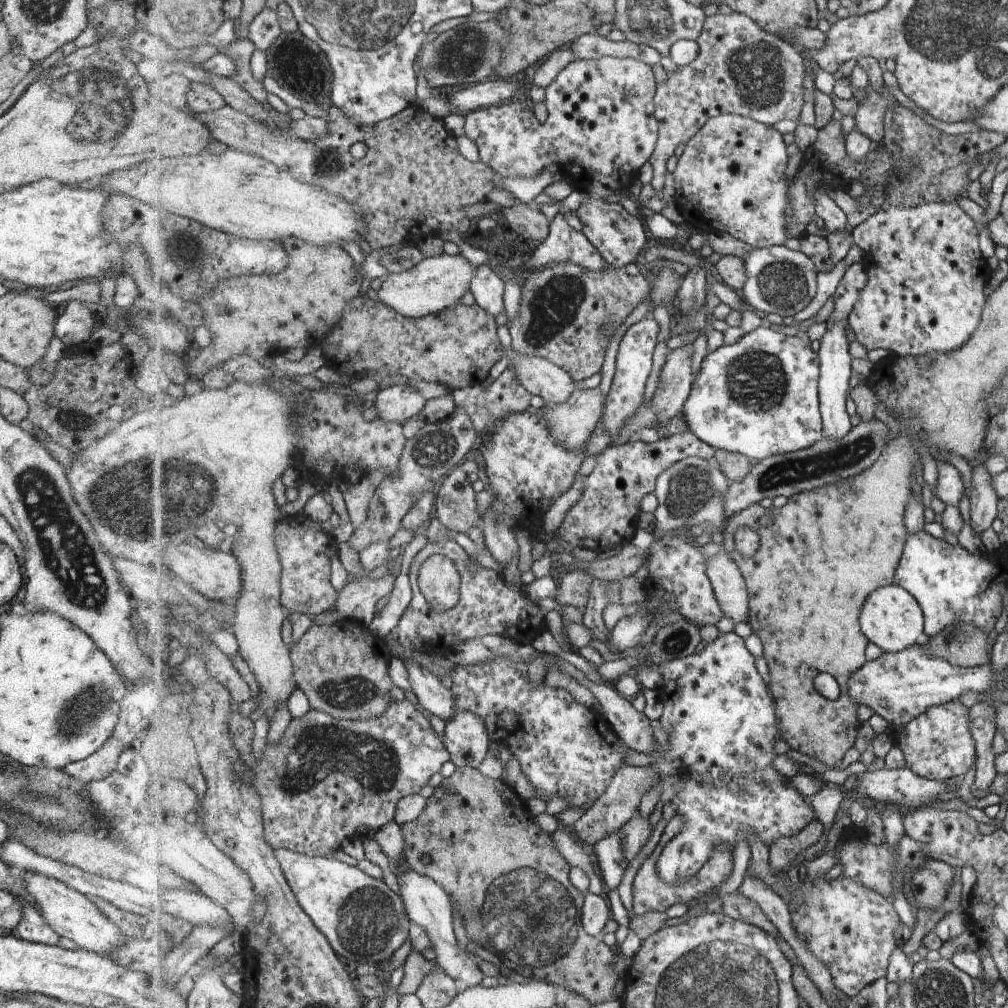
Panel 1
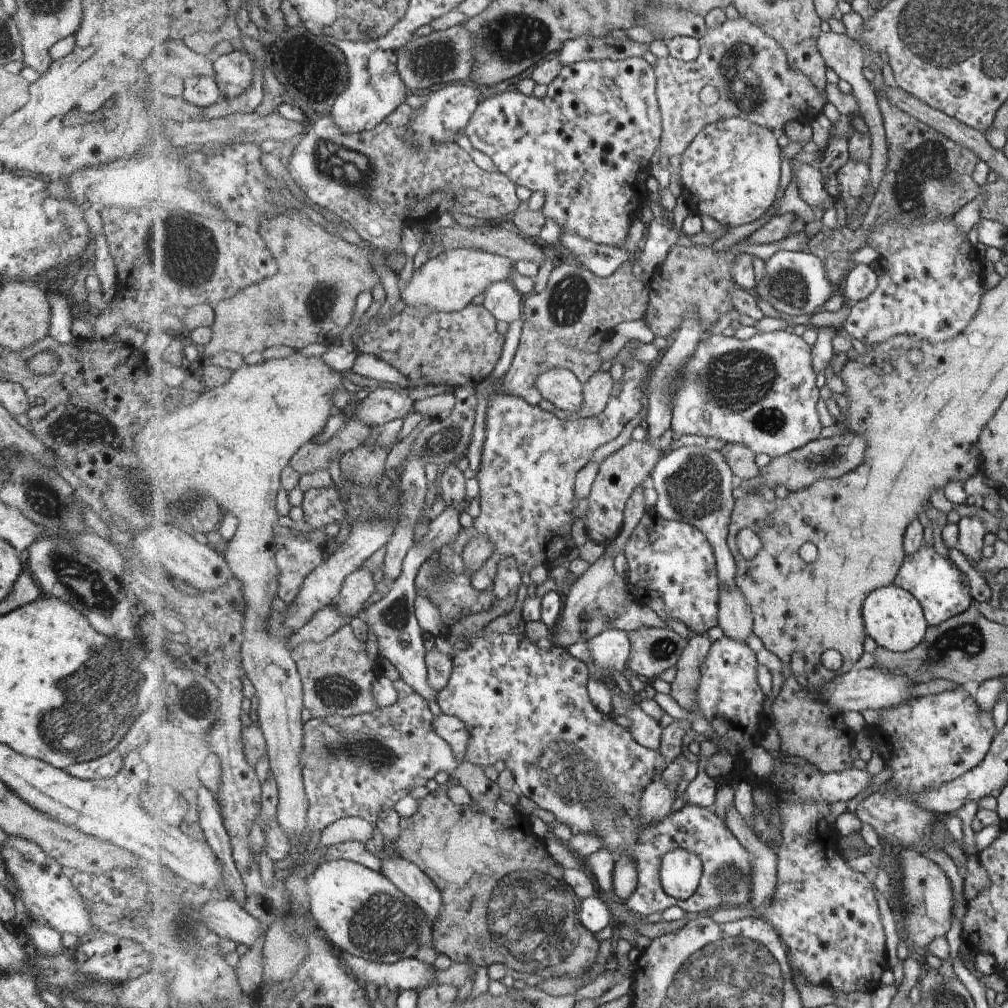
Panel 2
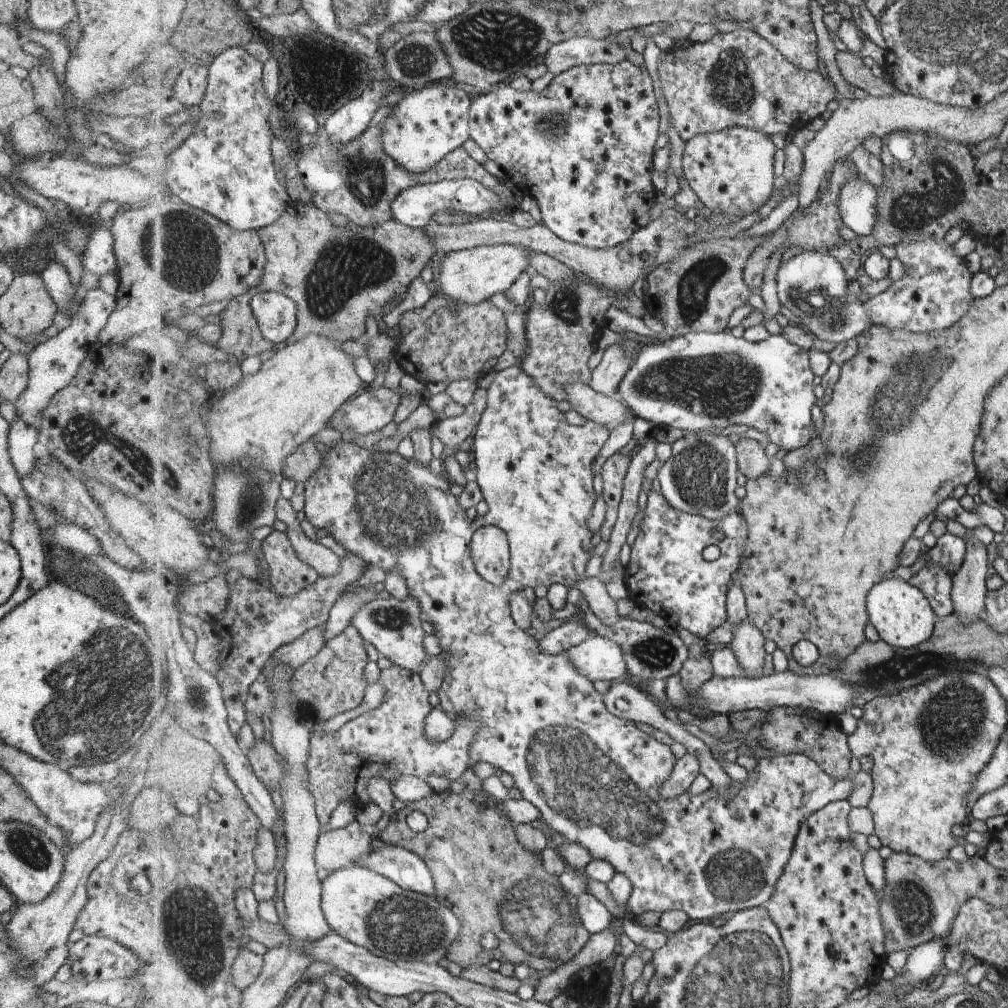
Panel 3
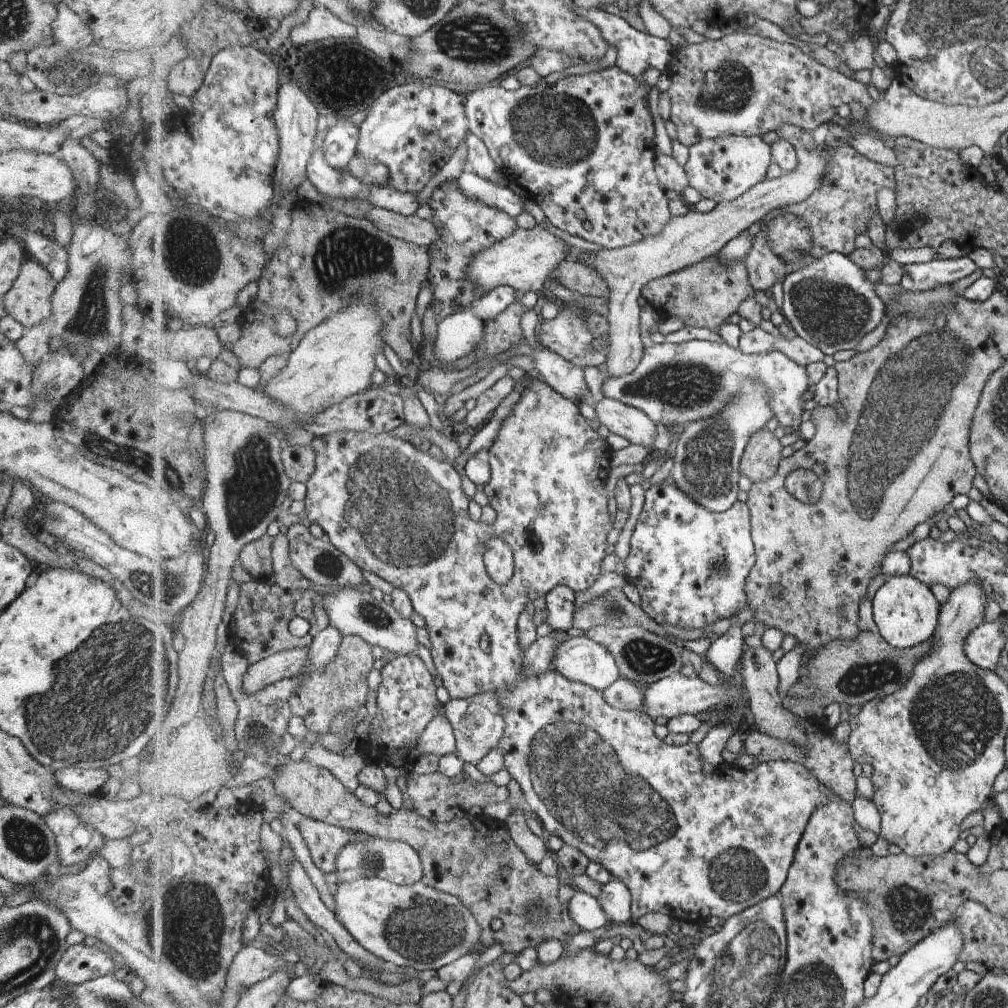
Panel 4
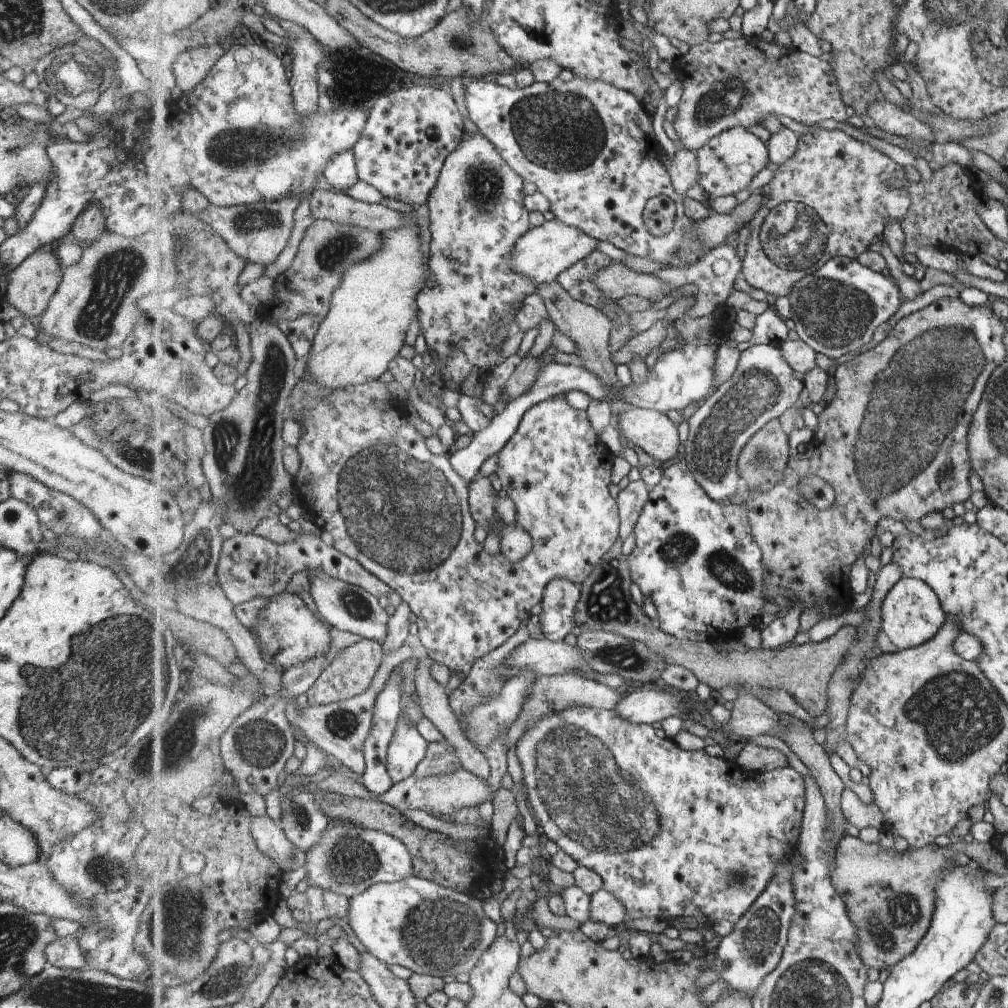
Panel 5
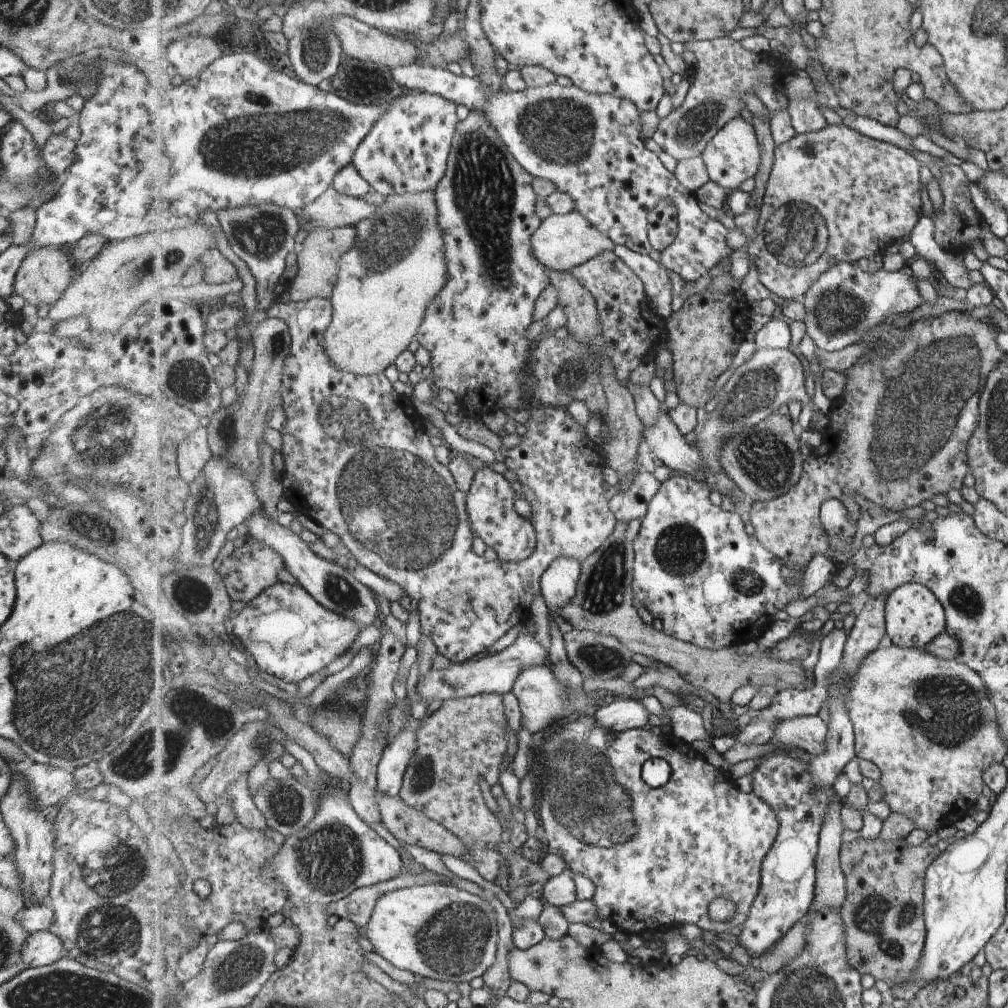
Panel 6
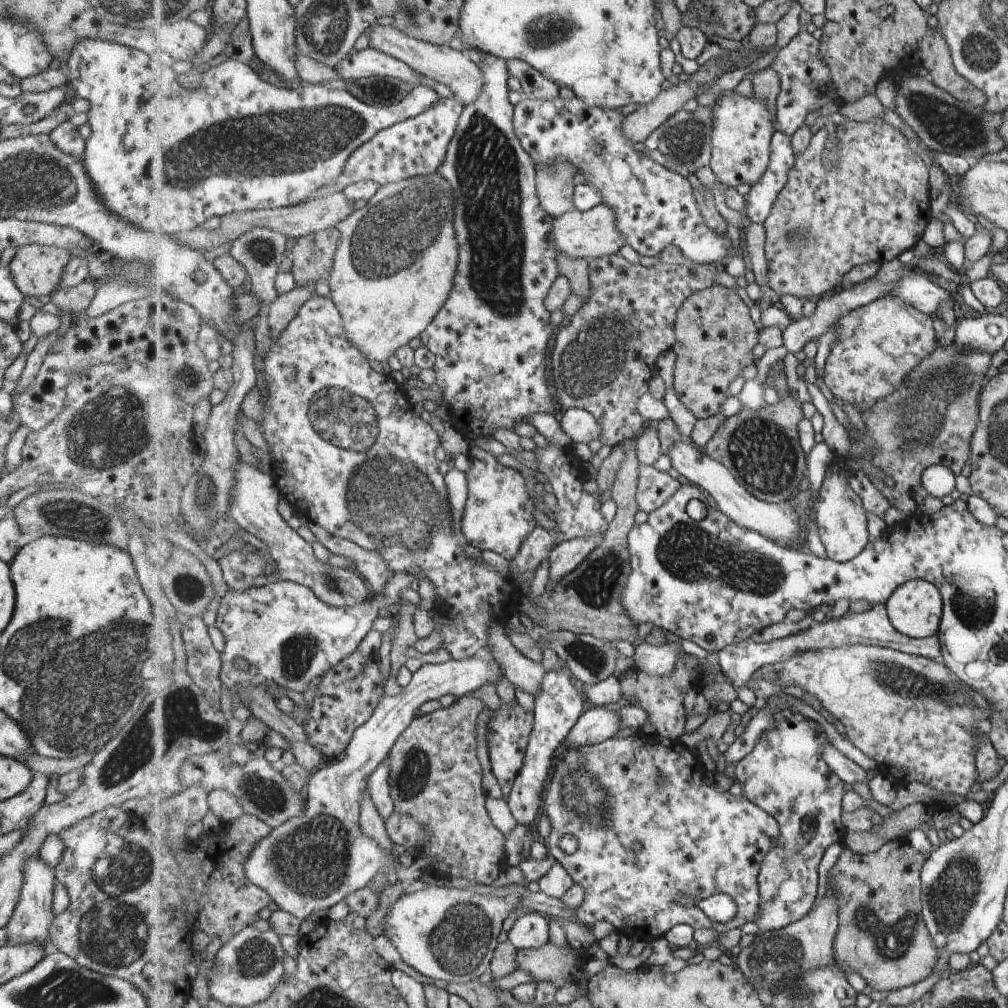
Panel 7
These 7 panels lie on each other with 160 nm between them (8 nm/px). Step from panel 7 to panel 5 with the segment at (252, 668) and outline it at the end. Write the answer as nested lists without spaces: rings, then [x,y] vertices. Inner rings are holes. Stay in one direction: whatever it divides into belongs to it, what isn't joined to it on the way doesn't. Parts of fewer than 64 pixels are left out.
[[[283,592],[270,597],[268,605],[258,614],[256,627],[250,631],[259,642],[259,648],[266,648],[266,652],[272,655],[274,664],[283,670],[304,665],[315,657],[323,657],[333,644],[329,626],[321,622],[317,614],[309,610],[305,600],[295,593]]]

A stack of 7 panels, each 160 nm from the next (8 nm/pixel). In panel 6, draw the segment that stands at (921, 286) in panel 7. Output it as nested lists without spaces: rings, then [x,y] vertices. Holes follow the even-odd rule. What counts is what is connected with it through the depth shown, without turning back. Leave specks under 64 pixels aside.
[[[839,263],[820,276],[800,300],[805,306],[807,334],[817,347],[827,351],[857,344],[875,325],[889,317],[911,312],[926,302],[919,285],[906,269],[893,272],[881,269],[870,273],[859,268],[859,264]]]

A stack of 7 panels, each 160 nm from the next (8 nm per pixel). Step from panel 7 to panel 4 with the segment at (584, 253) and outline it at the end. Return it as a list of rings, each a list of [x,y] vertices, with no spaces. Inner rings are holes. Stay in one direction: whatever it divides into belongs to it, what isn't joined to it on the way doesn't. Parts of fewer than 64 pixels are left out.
[[[543,224],[535,225],[531,229],[519,227],[510,237],[476,254],[470,264],[468,278],[483,292],[491,292],[497,287],[509,285],[520,294],[532,290],[541,296],[547,278],[551,278],[554,270],[563,261],[569,260],[569,254],[573,253],[573,247],[566,246],[561,238],[555,236]]]

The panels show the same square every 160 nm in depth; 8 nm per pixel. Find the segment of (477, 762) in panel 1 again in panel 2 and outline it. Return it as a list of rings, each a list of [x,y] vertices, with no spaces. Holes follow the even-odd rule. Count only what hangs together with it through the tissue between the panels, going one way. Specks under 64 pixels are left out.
[[[443,712],[436,716],[434,726],[437,734],[452,746],[460,762],[466,760],[469,741],[471,741],[468,726],[460,718]]]

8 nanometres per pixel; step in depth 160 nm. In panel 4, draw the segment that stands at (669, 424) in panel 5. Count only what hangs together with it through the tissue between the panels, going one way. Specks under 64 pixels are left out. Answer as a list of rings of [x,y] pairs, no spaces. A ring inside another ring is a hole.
[[[604,397],[595,407],[599,422],[610,432],[623,436],[629,443],[637,443],[657,453],[654,442],[658,437],[658,423],[644,410],[621,401]]]

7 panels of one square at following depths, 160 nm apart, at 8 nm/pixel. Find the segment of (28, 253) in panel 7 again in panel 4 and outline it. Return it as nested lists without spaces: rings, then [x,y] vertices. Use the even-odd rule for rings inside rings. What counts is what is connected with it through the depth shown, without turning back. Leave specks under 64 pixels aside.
[[[25,260],[2,296],[1,304],[7,315],[26,330],[49,318],[50,296],[56,283],[39,262]]]

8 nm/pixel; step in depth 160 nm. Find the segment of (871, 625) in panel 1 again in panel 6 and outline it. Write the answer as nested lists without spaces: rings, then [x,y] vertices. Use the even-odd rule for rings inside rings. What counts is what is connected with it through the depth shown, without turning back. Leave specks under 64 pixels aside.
[[[904,584],[894,590],[886,600],[886,629],[895,645],[921,649],[945,631],[947,624],[943,603],[924,584]]]

